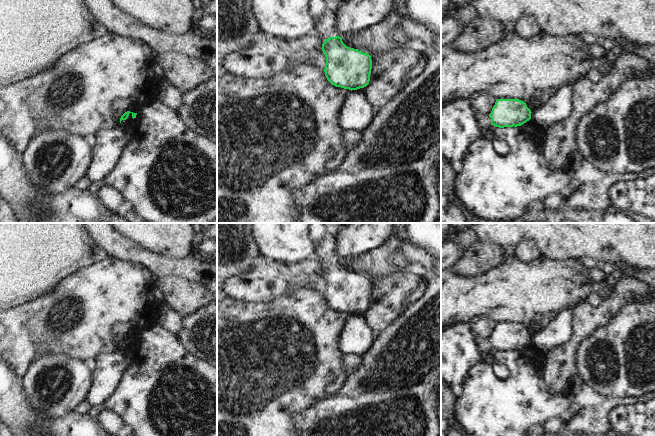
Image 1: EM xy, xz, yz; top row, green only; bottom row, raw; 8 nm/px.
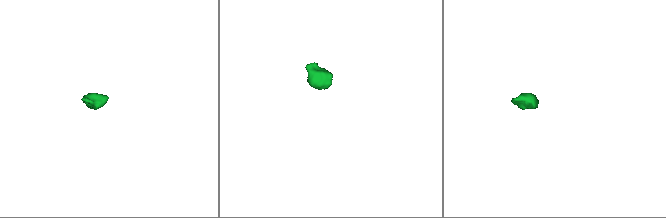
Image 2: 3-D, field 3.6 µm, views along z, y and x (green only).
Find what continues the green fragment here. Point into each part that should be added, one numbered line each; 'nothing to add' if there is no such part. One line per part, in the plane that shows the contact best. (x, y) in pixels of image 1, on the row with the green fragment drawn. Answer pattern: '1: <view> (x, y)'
1: xz (324, 19)

